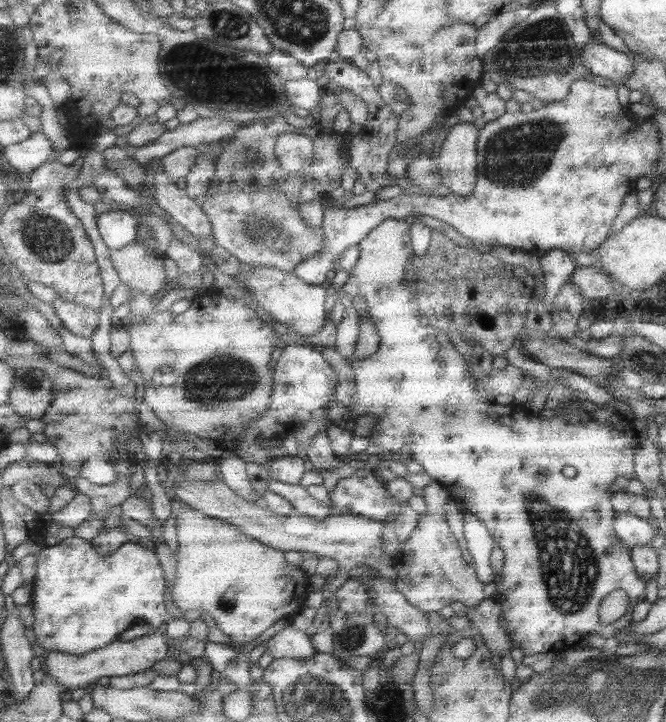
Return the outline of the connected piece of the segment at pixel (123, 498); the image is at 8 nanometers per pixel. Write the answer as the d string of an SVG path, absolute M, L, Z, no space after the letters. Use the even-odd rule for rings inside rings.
M118 474L118 481L109 486L94 485L90 480L81 476L80 479L73 482L73 485L79 493L90 497L93 510L98 518L110 517L112 514L116 514L121 506L133 496L134 490L130 484L132 475L126 477Z

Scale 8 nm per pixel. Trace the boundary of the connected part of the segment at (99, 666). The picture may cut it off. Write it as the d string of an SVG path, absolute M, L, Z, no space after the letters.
M160 630L127 642L116 640L100 650L83 655L50 651L43 658L44 666L42 668L46 674L52 675L61 683L64 683L65 687L80 688L86 686L86 684L92 684L94 680L100 680L104 676L112 679L146 672L154 668L158 662L168 659L174 646L173 641L167 637L163 630Z

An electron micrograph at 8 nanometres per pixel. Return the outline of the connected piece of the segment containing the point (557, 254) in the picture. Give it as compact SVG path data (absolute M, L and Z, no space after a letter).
M552 249L540 259L544 276L544 293L542 303L550 311L560 288L570 279L578 267L571 253Z

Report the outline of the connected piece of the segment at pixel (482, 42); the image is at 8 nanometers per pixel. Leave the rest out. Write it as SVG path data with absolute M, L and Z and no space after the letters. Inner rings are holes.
M502 12L500 15L494 16L489 22L482 26L477 33L475 39L476 55L478 59L483 60L500 44L504 34L514 28L514 24L518 22L514 12Z

